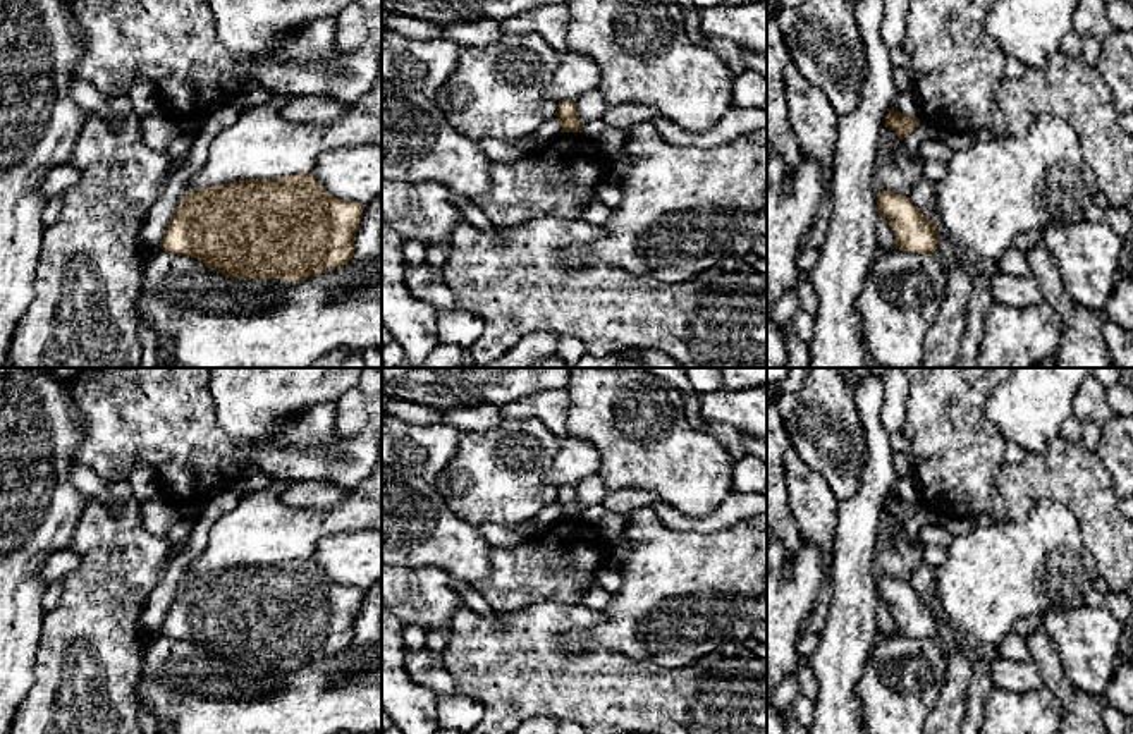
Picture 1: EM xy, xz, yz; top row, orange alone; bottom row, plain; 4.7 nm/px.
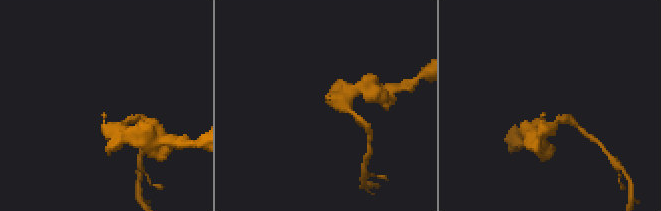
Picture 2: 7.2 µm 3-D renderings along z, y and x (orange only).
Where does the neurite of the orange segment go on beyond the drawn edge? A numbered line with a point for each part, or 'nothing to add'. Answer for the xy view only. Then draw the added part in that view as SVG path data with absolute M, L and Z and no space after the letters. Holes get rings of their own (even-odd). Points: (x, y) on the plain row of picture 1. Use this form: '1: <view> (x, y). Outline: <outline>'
nothing to add

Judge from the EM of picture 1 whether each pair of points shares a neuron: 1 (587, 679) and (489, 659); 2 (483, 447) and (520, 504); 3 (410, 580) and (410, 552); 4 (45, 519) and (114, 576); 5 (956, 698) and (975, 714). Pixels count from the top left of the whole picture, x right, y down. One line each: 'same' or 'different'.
1: same
2: same
3: different
4: different
5: different

